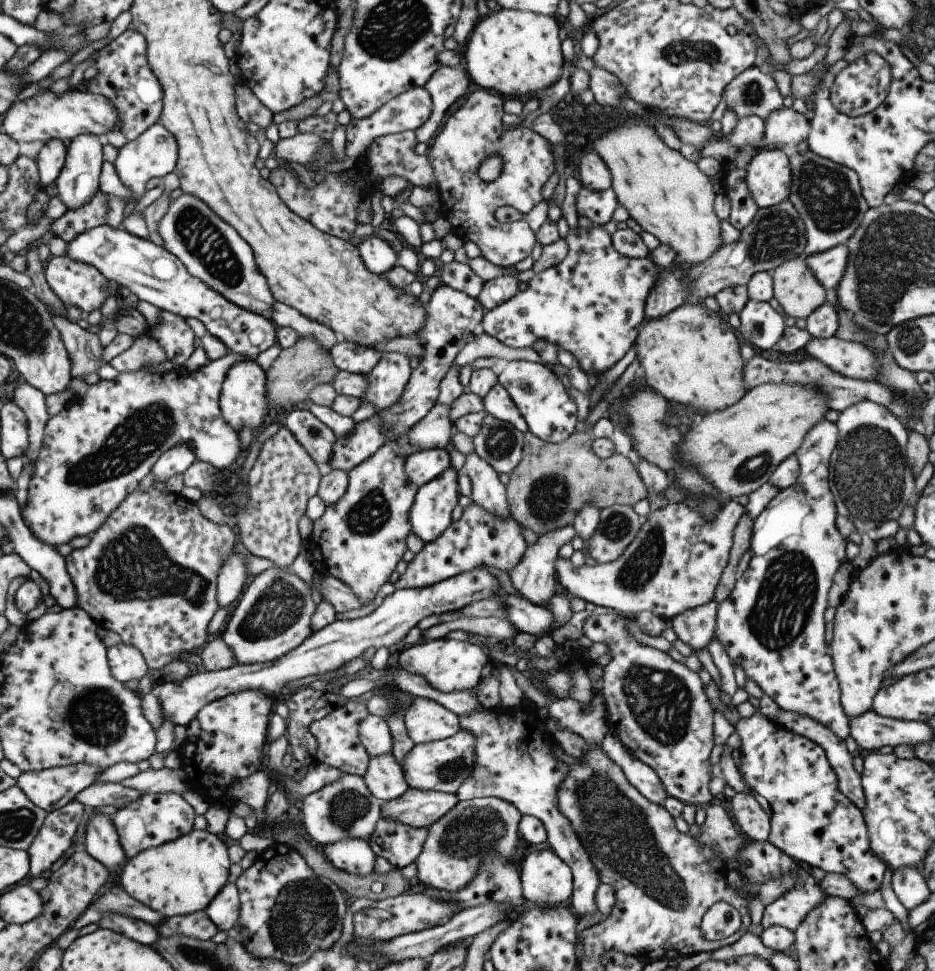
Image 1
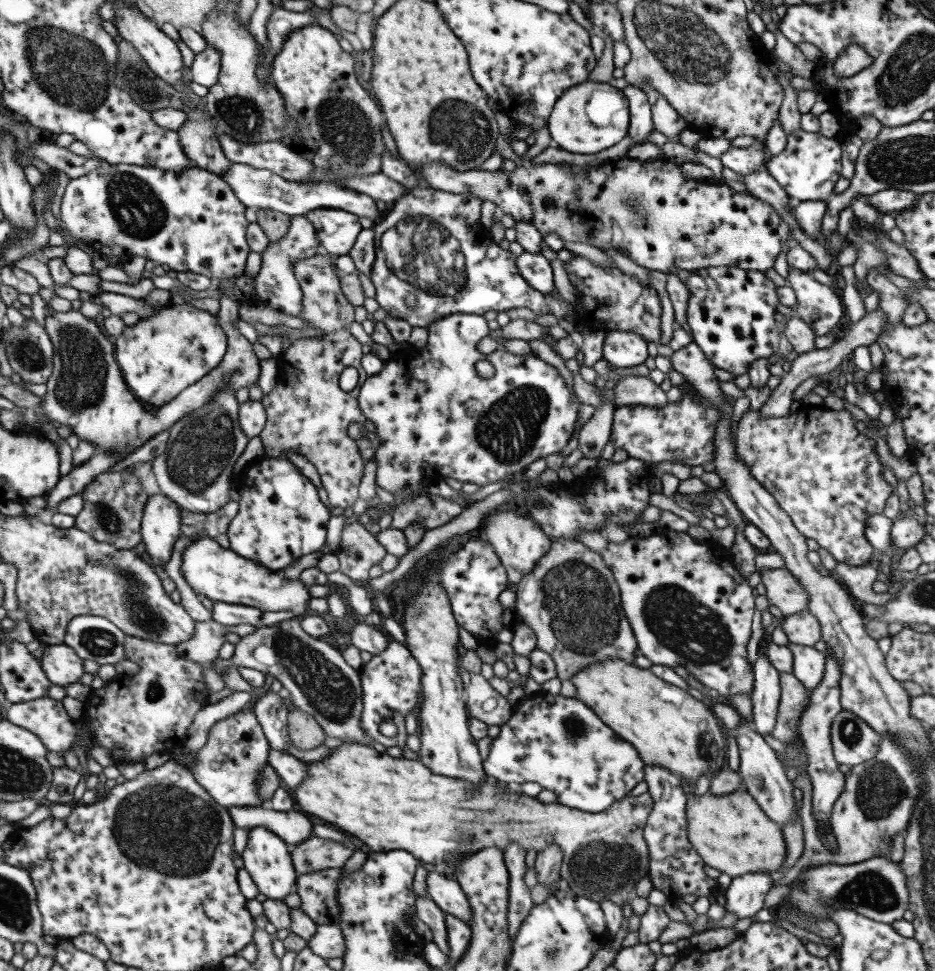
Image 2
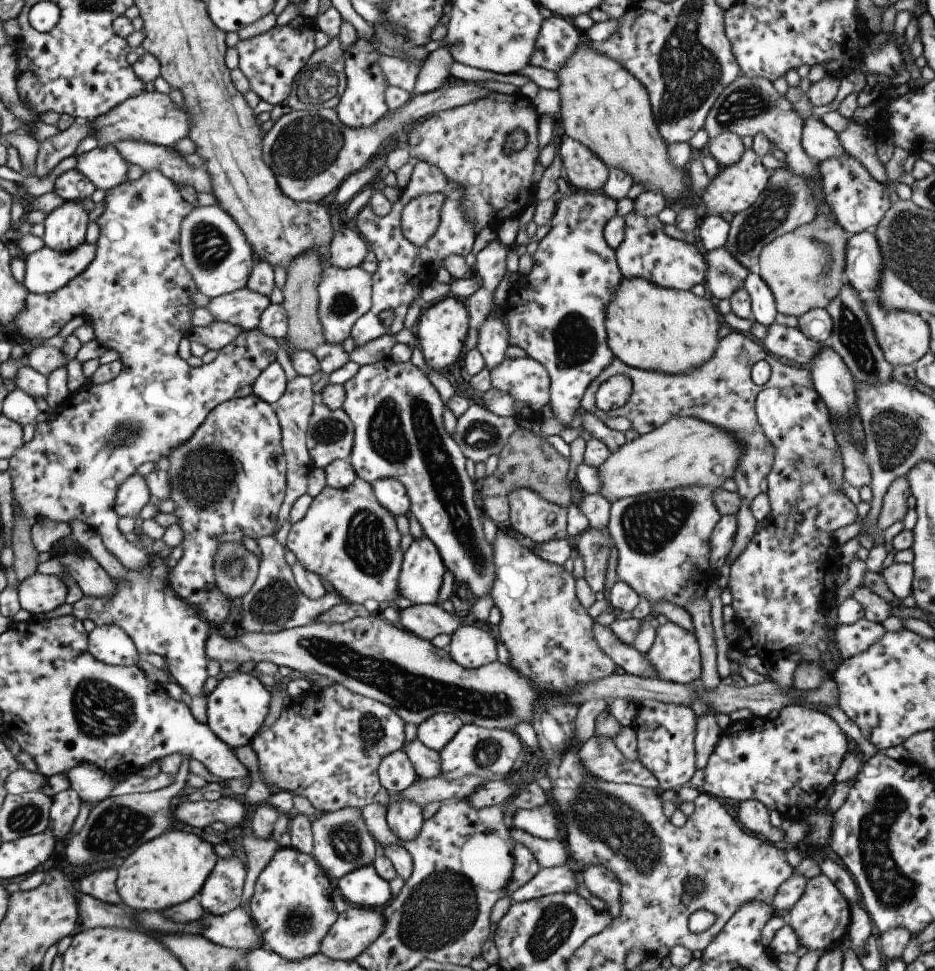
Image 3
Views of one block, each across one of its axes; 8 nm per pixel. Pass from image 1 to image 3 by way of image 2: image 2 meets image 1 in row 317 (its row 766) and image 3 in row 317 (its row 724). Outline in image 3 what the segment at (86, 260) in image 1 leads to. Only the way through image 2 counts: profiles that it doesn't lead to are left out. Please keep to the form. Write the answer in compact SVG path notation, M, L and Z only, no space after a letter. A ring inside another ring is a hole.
M244 287L211 298L206 308L218 321L236 325L248 332L259 328L261 314L270 303L268 297Z

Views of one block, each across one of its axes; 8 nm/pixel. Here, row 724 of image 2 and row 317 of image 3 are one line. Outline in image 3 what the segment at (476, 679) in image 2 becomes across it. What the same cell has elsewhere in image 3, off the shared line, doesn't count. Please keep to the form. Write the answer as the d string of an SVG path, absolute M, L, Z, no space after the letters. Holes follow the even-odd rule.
M502 309L491 312L480 327L477 349L485 360L485 367L489 371L495 369L506 358L506 348L510 345L507 330L502 322Z

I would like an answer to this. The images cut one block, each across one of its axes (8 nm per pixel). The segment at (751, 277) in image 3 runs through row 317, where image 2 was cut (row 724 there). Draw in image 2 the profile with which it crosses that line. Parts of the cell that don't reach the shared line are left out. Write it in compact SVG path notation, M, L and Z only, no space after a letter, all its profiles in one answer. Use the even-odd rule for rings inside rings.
M764 652L758 654L758 660L753 666L754 683L751 693L752 722L755 731L763 736L771 734L776 726L778 703L781 699L779 670L774 667Z

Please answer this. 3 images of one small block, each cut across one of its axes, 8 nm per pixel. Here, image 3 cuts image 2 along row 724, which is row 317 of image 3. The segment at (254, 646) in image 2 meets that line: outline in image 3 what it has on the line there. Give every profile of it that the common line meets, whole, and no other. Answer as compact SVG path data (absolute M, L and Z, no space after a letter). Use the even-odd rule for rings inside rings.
M328 266L323 270L317 291L319 294L319 317L326 343L340 345L344 339L351 336L351 328L354 323L370 310L372 285L372 274L359 266L349 269Z

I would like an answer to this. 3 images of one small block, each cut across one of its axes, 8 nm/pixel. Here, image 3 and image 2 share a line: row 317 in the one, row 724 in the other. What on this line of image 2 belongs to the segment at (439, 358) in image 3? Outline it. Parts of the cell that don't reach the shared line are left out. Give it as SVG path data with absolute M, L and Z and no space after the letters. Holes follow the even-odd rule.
M440 554L438 556L427 557L428 566L424 566L428 570L428 573L424 573L423 576L417 576L417 571L413 572L413 577L407 581L408 588L412 590L419 590L419 592L414 592L414 596L406 595L404 600L408 599L408 604L404 607L404 622L403 626L406 630L406 647L410 650L414 659L422 667L422 691L423 696L421 704L418 706L416 716L418 720L418 736L421 740L421 748L417 752L420 760L406 760L402 758L392 758L388 756L387 753L378 752L374 748L366 747L358 743L343 743L331 750L331 754L327 758L322 758L319 762L310 762L307 764L306 777L302 779L302 783L298 787L291 789L293 800L296 804L296 809L300 810L302 813L311 816L316 821L321 821L325 824L330 824L333 826L338 826L339 829L346 830L350 832L352 836L358 836L358 840L362 840L368 848L376 852L390 852L391 850L407 850L410 854L414 855L420 862L428 864L435 864L439 866L439 871L444 873L448 878L454 878L456 873L456 868L464 862L468 856L474 855L476 851L480 851L486 847L496 846L502 849L502 852L506 851L508 843L510 841L518 841L524 850L535 850L536 854L540 853L546 845L550 843L556 843L562 847L562 858L564 865L561 867L561 880L567 882L566 887L575 892L575 894L585 896L585 898L590 898L599 904L603 899L610 899L615 901L617 906L622 907L624 901L629 901L635 896L634 890L636 890L637 882L644 876L649 875L650 872L650 856L649 848L645 843L645 838L643 837L644 826L647 823L648 816L654 808L654 799L650 796L647 791L639 796L624 796L608 806L606 810L602 812L592 813L584 812L583 810L578 810L570 808L570 806L564 806L560 802L542 803L534 796L526 796L524 792L513 792L508 788L506 782L499 782L498 780L492 779L487 776L483 768L483 758L479 754L479 749L477 748L477 740L471 735L469 731L469 714L466 707L466 697L465 691L463 690L463 683L458 672L457 660L460 660L460 654L457 652L456 645L459 642L458 635L458 624L455 622L454 615L451 610L450 600L446 596L446 590L442 588L440 580L436 578L436 569L442 565L442 561L448 557L447 554Z

